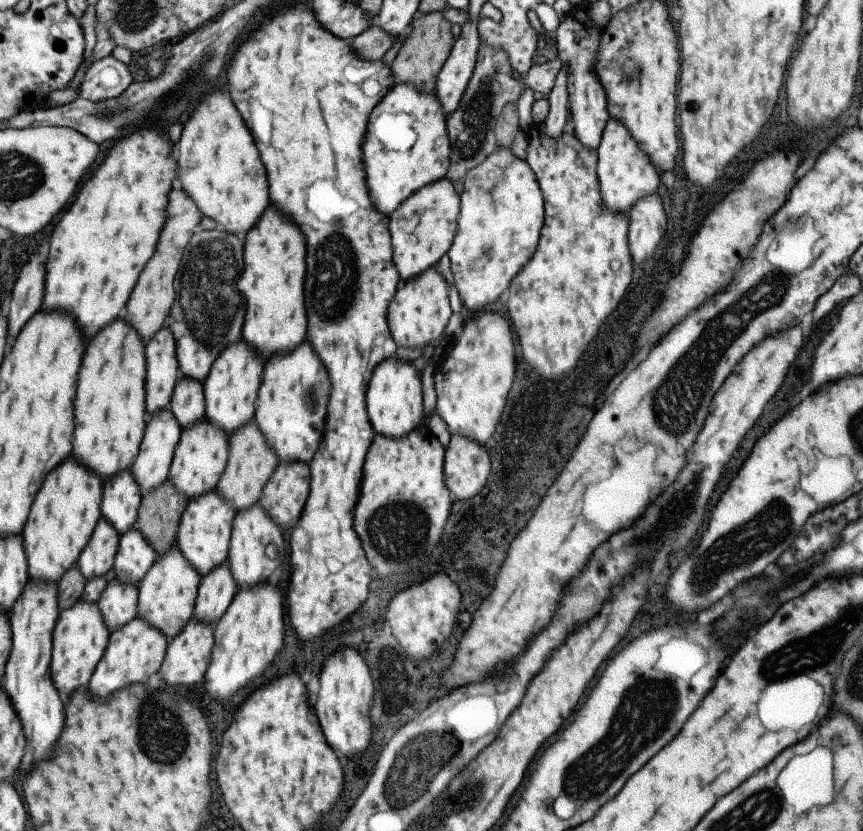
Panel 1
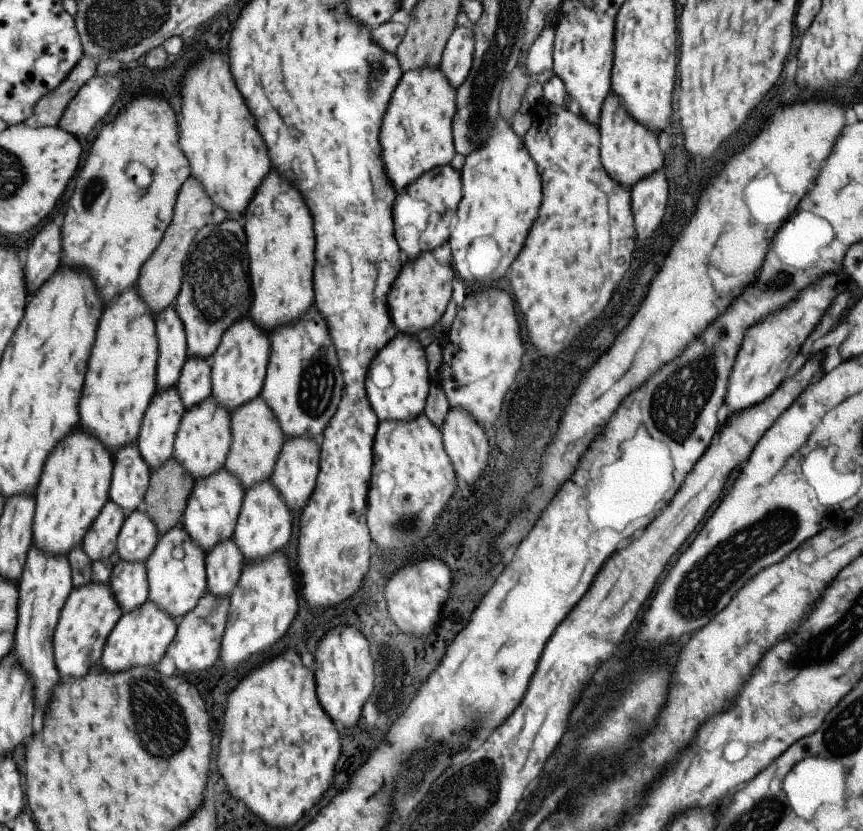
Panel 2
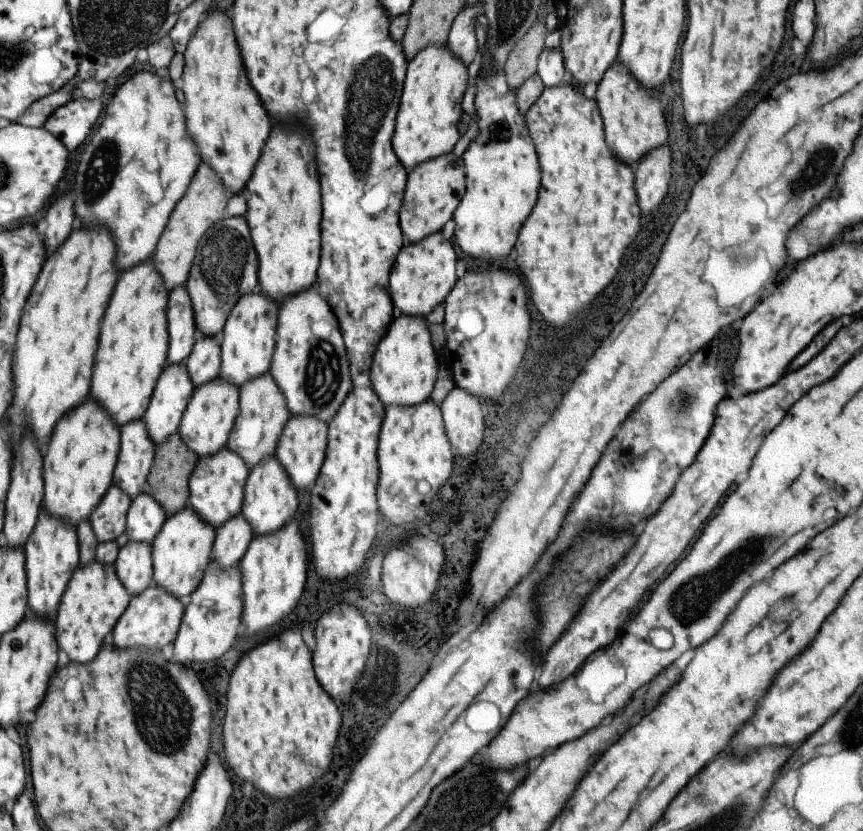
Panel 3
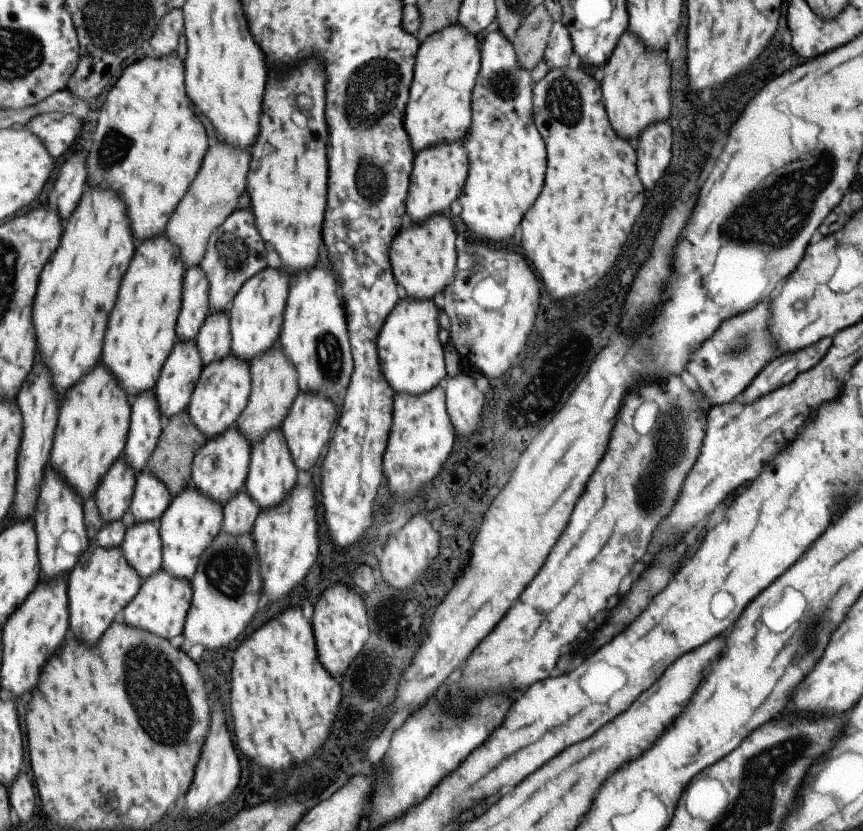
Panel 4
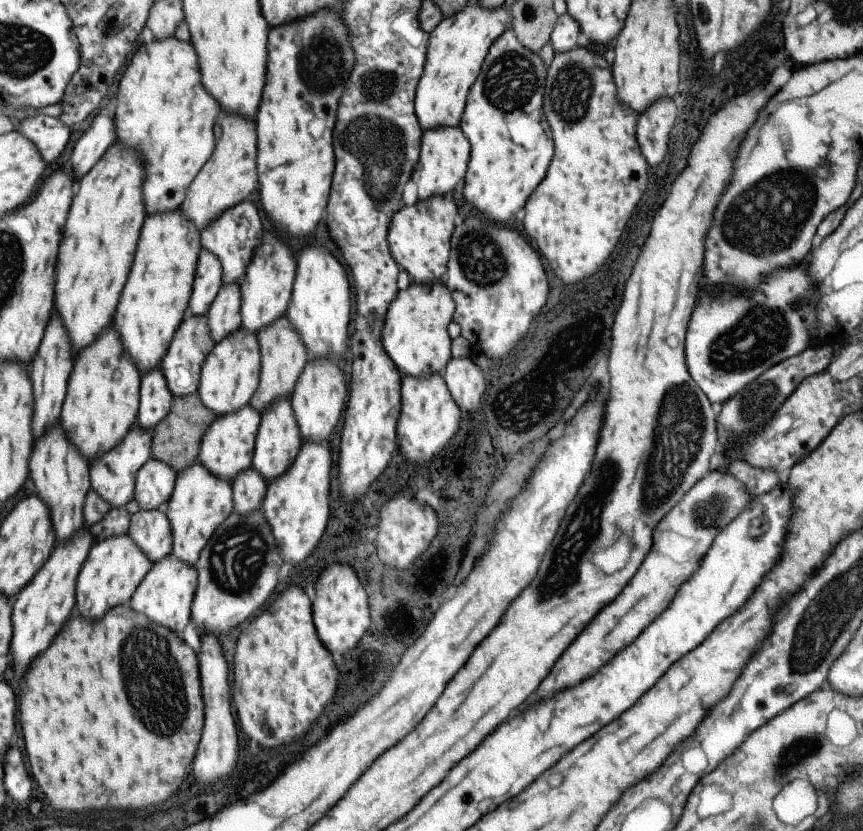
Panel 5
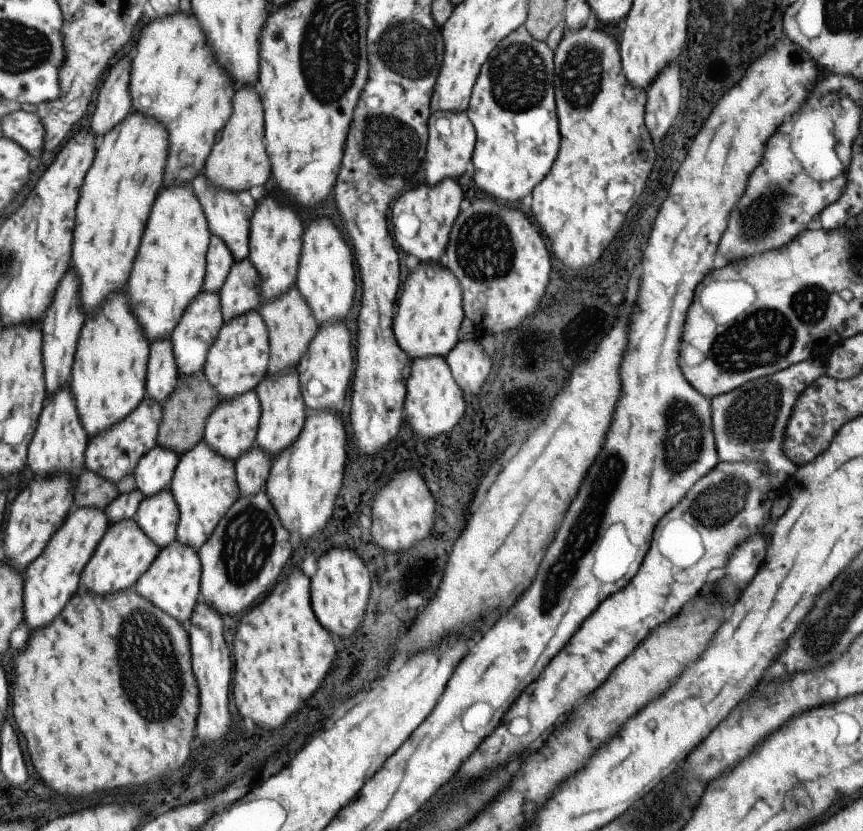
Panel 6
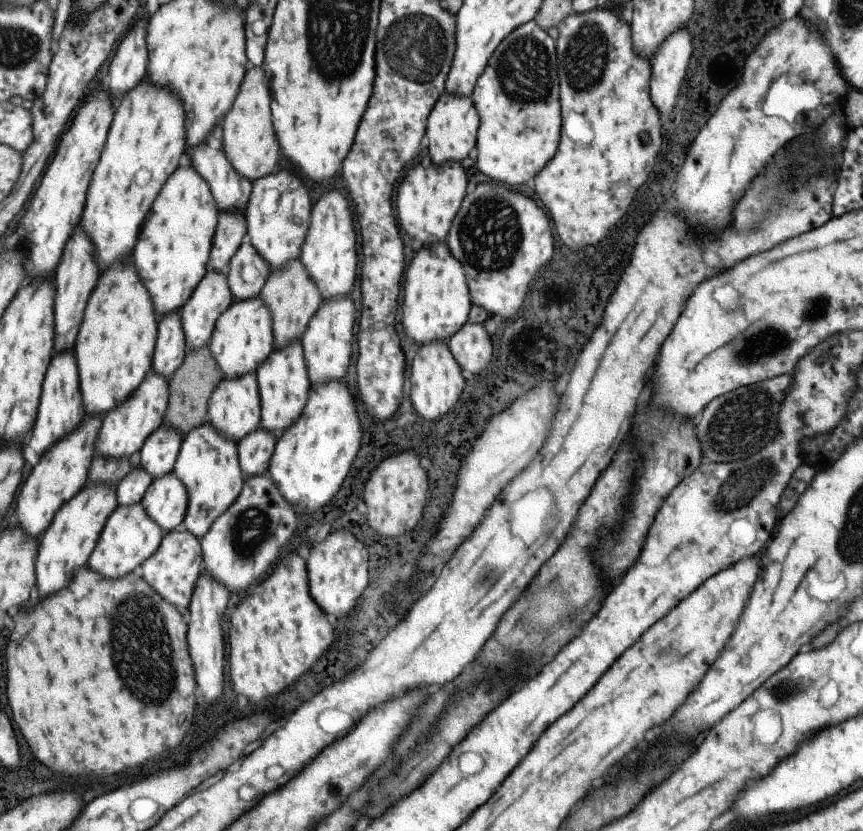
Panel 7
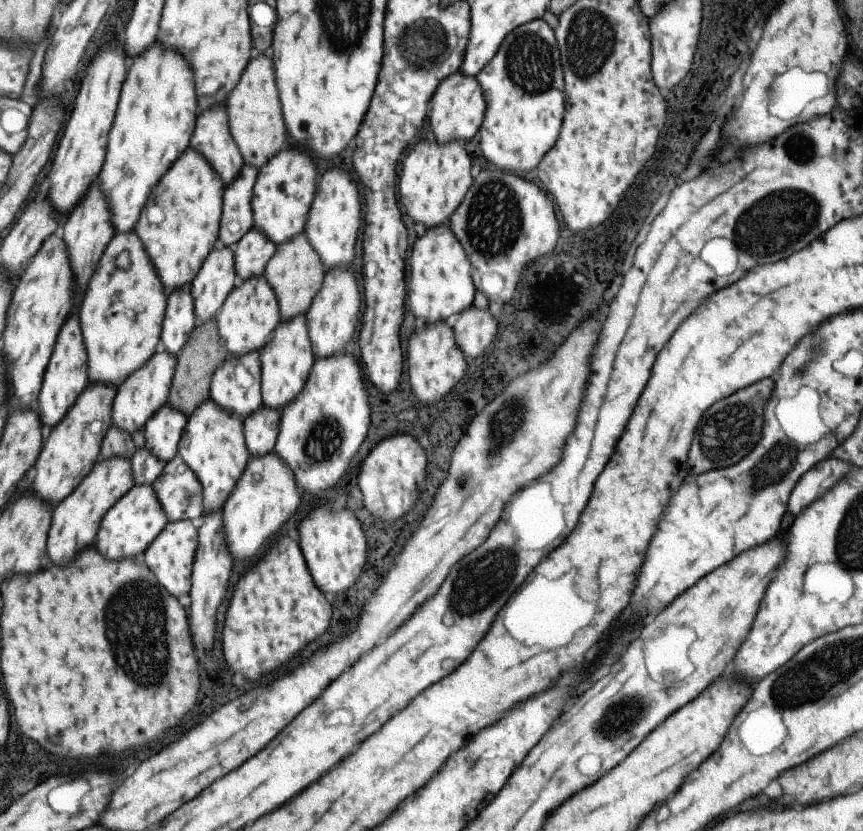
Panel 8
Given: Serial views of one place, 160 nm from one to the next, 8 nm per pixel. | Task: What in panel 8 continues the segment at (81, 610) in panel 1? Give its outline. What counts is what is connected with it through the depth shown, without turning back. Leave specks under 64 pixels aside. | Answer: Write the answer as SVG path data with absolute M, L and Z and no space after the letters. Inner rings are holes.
M137 483L105 512L100 520L93 546L99 550L101 556L109 560L130 559L142 553L167 523L167 517L156 499L152 486Z

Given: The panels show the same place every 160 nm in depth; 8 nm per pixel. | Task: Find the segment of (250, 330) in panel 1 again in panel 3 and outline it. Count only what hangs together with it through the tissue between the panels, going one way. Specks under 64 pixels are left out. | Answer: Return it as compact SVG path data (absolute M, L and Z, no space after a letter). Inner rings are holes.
M275 124L271 126L269 138L263 144L263 152L247 179L244 186L246 193L247 214L244 214L249 226L249 234L257 252L259 260L259 291L265 296L269 294L271 300L287 298L303 288L309 288L315 282L315 270L319 266L319 220L321 220L321 206L319 206L319 182L315 172L313 160L313 144L305 136L301 126L291 124Z

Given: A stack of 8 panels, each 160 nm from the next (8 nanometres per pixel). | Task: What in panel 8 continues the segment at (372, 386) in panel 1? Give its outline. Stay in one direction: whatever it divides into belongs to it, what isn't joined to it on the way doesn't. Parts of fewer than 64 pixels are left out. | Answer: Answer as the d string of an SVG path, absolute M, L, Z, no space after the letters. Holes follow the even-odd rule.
M447 223L427 227L424 234L415 239L408 261L406 299L417 324L444 321L471 305L475 287L471 280L470 262Z

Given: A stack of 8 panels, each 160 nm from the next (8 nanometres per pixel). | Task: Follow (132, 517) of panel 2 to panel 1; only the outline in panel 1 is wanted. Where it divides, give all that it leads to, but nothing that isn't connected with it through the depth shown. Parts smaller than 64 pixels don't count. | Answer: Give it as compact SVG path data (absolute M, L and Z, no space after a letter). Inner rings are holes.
M135 526L122 532L118 537L112 566L114 578L120 583L137 586L142 576L154 563L156 552Z

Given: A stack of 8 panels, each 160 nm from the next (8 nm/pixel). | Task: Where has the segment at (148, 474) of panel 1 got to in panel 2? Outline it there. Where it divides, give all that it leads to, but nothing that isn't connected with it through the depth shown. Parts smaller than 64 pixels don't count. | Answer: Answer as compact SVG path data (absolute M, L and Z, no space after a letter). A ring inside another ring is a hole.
M175 386L157 391L151 397L135 440L150 472L171 458L174 436L184 409Z

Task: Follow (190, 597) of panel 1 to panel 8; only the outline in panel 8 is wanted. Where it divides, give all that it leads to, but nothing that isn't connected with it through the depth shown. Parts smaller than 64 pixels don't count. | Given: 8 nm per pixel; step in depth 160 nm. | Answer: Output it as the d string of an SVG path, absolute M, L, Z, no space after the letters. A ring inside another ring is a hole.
M210 398L204 400L186 417L176 454L196 474L202 488L203 515L221 510L250 457L244 443L242 420L222 411Z

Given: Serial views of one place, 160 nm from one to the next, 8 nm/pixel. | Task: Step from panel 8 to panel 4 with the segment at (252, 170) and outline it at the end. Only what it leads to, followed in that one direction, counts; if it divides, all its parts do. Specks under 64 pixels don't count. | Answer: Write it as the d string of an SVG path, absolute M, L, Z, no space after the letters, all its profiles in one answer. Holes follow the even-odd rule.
M198 265L187 267L183 276L180 312L174 331L176 339L195 340L209 310L206 276Z

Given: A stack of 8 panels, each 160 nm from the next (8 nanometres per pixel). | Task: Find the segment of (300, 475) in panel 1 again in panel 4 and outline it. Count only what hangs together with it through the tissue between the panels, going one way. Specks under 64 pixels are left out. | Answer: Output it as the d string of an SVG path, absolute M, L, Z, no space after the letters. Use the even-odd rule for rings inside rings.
M299 391L295 396L279 428L297 470L307 472L317 460L321 462L331 438L331 426L337 420L336 409L336 406L322 395Z

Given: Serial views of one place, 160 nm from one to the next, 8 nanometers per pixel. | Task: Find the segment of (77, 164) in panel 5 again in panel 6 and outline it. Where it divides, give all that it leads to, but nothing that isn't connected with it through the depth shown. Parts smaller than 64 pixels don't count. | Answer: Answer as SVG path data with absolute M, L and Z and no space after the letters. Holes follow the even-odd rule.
M119 60L105 72L101 86L95 92L95 111L89 122L89 132L94 137L103 136L109 128L120 123L127 112L131 112L129 75L129 60Z

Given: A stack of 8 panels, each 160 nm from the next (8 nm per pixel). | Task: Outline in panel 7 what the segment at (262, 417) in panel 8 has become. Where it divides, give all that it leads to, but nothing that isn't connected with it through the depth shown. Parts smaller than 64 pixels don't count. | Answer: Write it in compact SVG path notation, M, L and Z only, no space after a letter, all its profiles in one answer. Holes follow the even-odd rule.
M263 428L249 432L236 444L237 464L244 477L266 473L277 438Z

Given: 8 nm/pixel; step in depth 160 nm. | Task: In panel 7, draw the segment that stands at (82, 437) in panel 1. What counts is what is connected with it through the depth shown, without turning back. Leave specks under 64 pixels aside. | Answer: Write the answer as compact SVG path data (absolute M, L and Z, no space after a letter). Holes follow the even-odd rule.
M180 163L159 190L147 216L133 246L133 260L160 318L178 312L205 276L218 212L201 176L189 163Z

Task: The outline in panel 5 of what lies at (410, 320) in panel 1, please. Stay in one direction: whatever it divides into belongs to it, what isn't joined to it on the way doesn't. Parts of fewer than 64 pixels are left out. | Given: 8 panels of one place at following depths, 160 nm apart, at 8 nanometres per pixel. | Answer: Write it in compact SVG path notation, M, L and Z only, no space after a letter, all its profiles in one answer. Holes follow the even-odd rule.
M433 195L429 199L419 199L411 206L402 205L392 216L386 234L386 240L392 260L400 271L405 271L417 284L429 284L443 281L449 260L450 236L454 229L454 219L457 218L455 203L450 195Z

